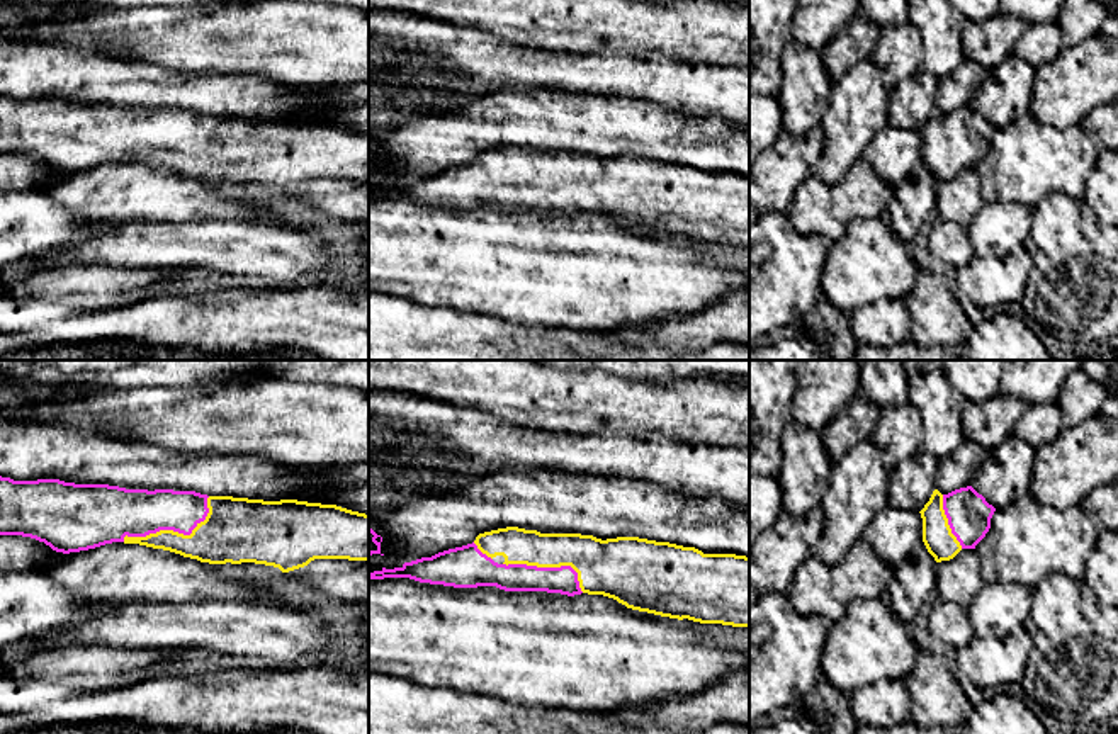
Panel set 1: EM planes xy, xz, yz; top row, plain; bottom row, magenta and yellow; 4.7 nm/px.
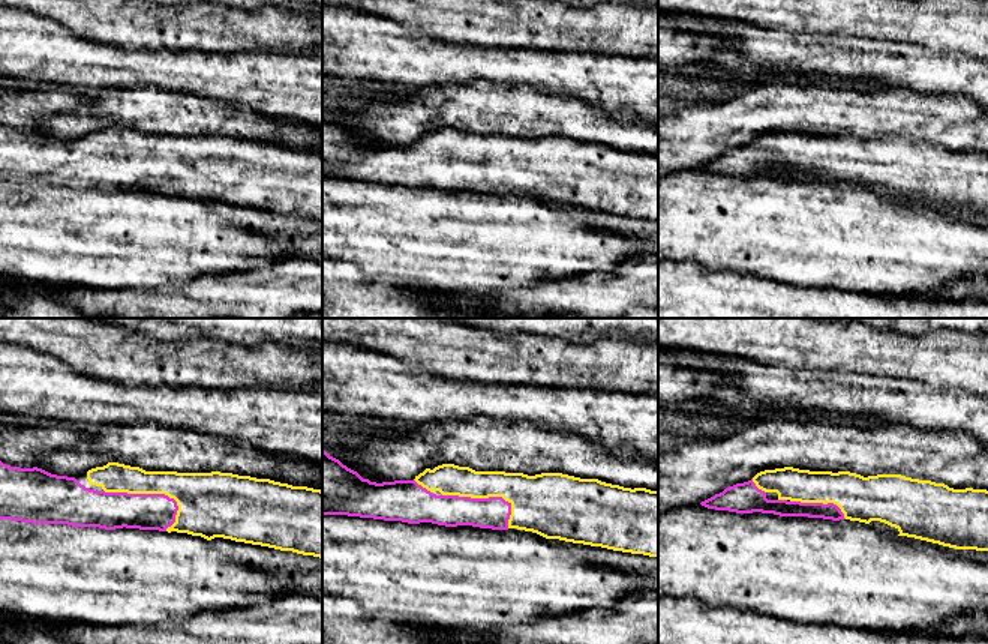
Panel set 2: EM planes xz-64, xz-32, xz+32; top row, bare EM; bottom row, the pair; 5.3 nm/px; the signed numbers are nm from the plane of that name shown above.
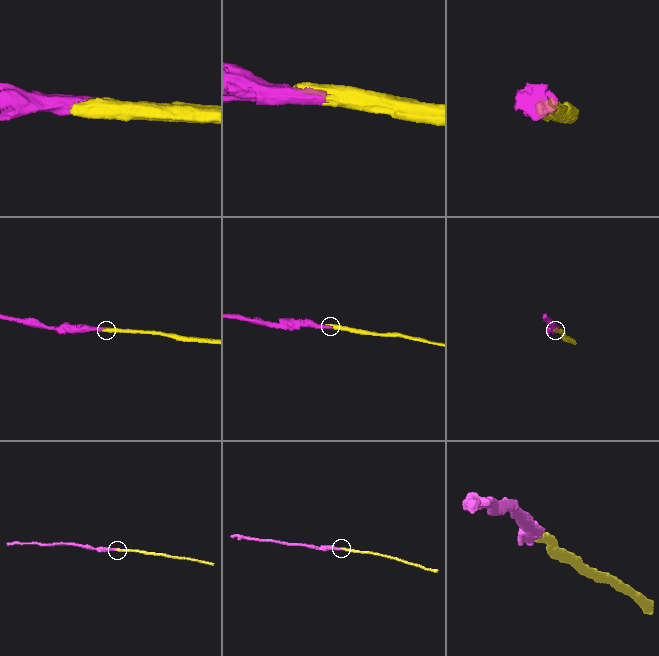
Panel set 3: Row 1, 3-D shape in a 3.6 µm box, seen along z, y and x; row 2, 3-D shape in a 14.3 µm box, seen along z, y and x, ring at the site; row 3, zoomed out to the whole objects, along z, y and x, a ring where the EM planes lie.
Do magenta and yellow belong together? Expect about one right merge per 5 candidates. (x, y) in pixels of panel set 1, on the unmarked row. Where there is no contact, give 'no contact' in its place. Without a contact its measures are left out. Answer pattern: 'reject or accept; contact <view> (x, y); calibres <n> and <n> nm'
accept; contact xy (174, 150); calibres 220 and 260 nm

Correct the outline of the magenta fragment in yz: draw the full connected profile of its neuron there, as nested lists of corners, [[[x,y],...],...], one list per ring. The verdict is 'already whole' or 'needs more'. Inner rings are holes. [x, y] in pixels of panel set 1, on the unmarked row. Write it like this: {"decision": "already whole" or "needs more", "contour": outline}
{"decision": "needs more", "contour": [[[972,105],[948,114],[934,109],[919,131],[928,172],[941,182],[953,178],[962,168],[975,168],[989,151],[994,131]]]}

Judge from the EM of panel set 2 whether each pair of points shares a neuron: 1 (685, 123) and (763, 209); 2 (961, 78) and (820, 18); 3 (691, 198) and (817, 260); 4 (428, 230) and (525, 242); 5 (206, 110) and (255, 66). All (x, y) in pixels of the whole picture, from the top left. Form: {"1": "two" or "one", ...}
{"1": "two", "2": "two", "3": "one", "4": "one", "5": "two"}

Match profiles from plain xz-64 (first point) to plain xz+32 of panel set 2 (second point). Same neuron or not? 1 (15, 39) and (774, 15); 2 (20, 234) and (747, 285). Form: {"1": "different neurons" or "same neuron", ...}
{"1": "different neurons", "2": "different neurons"}

